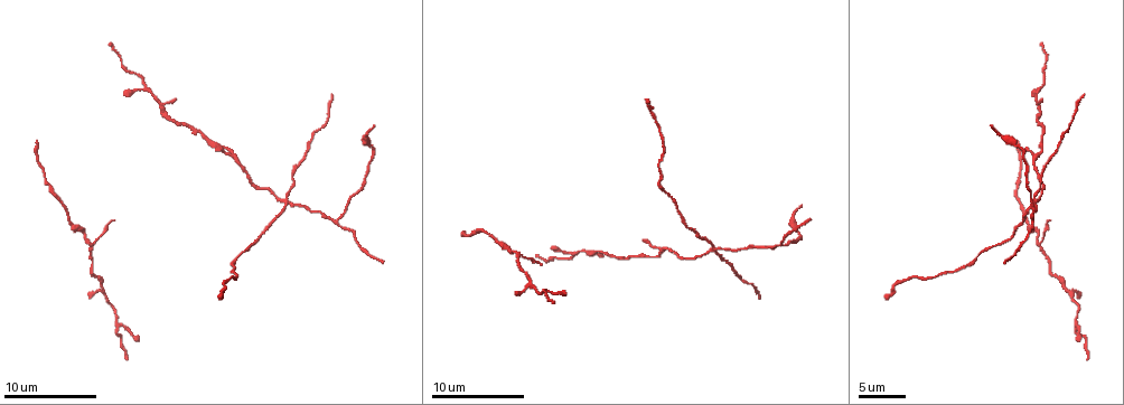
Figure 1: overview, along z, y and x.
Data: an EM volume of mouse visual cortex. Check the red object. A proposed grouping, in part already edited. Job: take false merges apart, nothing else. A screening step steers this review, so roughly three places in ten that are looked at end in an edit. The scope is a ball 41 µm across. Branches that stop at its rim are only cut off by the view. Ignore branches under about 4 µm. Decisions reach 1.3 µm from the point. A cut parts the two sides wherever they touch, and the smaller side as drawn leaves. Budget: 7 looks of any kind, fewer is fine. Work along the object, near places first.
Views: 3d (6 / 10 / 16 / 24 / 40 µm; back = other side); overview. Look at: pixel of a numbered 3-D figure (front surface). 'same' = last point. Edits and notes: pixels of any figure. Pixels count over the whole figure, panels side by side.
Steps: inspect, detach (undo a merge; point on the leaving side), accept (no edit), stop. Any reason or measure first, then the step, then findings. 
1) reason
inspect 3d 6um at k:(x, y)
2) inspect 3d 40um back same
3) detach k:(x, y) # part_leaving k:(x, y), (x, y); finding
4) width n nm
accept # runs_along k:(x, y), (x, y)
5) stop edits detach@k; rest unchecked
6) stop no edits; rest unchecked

three-way junction
inspect 3d 10um at 1:(1038, 87)

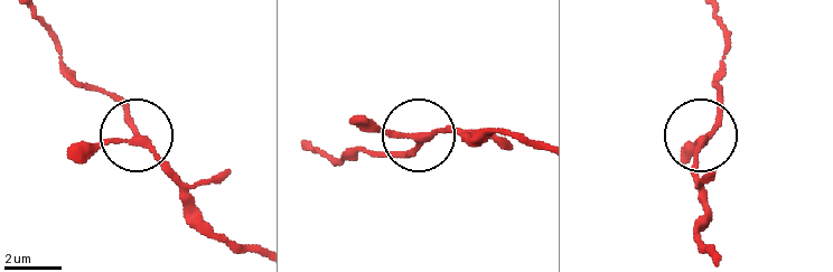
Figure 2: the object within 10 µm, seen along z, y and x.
width 200 nm
accept # runs_along 2:(694, 165), (720, 90); one cell here

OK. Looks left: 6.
arms part here
inspect 3d 16um at 1:(337, 219)

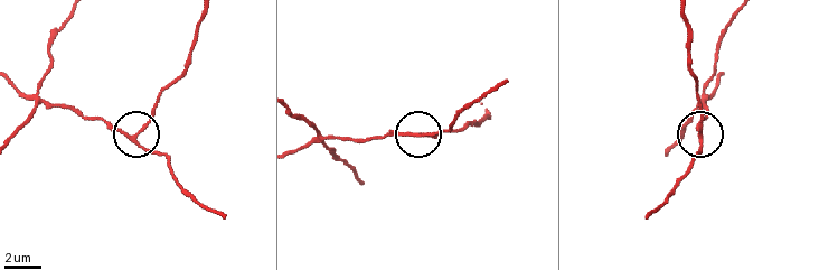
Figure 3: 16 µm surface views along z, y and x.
arms 3
detach 3:(150, 115) # two cells meet here

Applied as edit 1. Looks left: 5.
four arms meet
inspect 3d 6um at 1:(1036, 200)

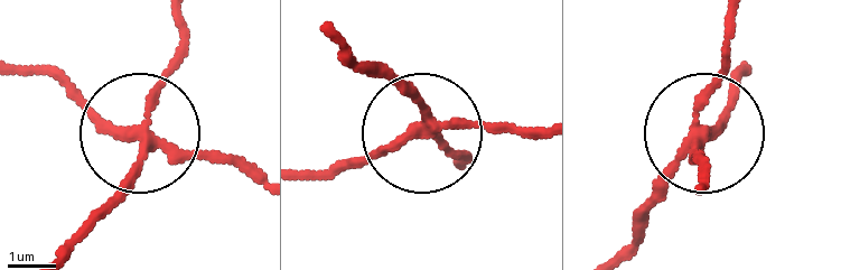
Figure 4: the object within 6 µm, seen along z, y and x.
arms 4
detach 4:(121, 199) # part_leaving 4:(149, 146), (76, 250); two cells meet here

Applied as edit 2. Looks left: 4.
stop edits detach@3, detach@4; rest unchecked

